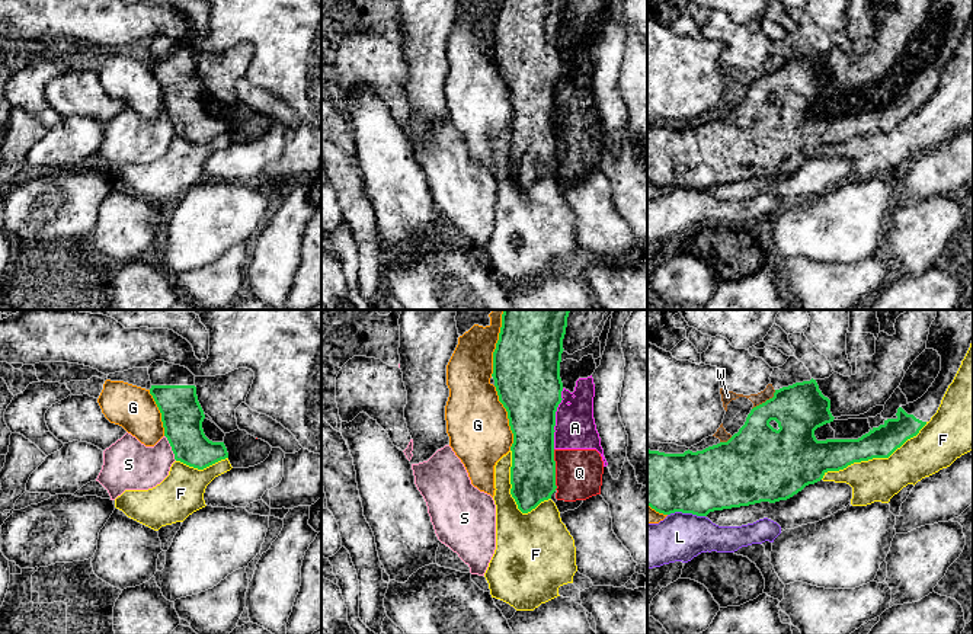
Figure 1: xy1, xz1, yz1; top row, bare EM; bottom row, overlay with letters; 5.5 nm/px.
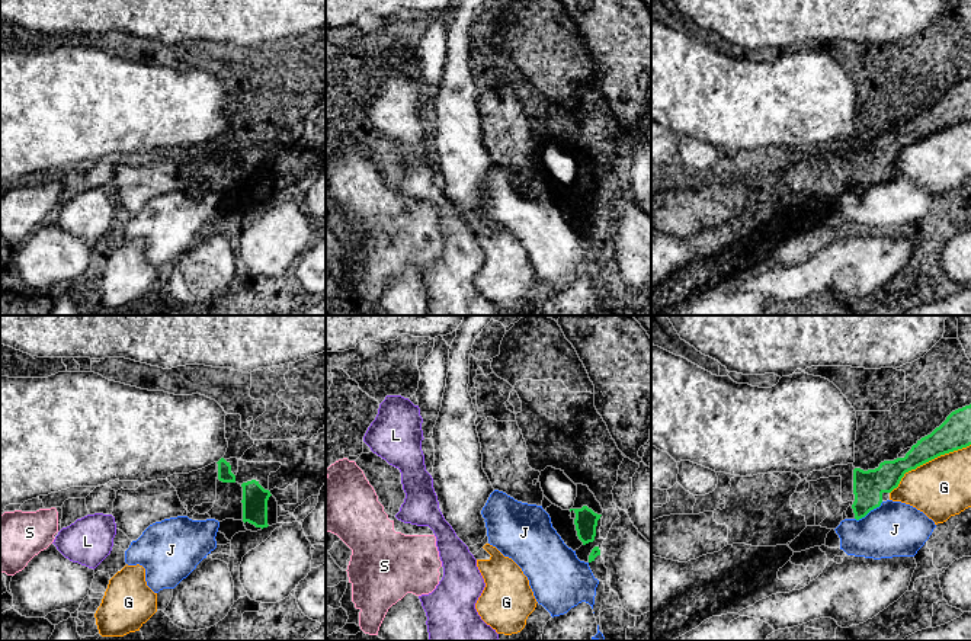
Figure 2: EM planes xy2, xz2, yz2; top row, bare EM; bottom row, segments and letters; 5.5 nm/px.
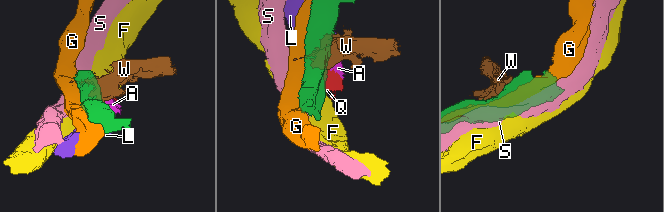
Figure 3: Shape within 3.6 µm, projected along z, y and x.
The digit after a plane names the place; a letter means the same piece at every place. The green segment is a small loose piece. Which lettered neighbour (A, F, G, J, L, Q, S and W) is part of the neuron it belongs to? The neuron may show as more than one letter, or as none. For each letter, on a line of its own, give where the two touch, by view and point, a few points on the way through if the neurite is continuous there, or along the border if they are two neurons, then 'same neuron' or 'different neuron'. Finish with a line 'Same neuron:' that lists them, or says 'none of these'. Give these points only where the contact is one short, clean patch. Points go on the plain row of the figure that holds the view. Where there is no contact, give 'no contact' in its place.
A: meets green in xz1 at (554, 93); different neuron
F: meets green in yz1 at (874, 131); different neuron
G: meets green in yz2 at (928, 135); different neuron
J: meets green in yz2 at (868, 186); different neuron
L: meets green in yz1 at (687, 186); border along yz1 (668, 188), (691, 186), (704, 191); different neuron
Q: meets green in xz1 at (554, 144); border along xz1 (553, 124), (556, 163); different neuron
S: meets green in xy1 at (172, 122); different neuron
W: meets green in yz1 at (767, 74); different neuron
Same neuron: none of these

